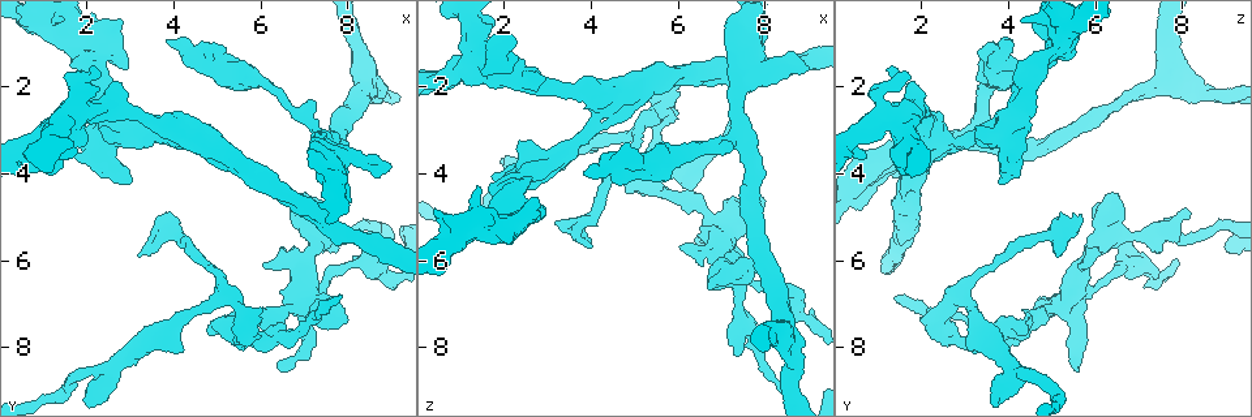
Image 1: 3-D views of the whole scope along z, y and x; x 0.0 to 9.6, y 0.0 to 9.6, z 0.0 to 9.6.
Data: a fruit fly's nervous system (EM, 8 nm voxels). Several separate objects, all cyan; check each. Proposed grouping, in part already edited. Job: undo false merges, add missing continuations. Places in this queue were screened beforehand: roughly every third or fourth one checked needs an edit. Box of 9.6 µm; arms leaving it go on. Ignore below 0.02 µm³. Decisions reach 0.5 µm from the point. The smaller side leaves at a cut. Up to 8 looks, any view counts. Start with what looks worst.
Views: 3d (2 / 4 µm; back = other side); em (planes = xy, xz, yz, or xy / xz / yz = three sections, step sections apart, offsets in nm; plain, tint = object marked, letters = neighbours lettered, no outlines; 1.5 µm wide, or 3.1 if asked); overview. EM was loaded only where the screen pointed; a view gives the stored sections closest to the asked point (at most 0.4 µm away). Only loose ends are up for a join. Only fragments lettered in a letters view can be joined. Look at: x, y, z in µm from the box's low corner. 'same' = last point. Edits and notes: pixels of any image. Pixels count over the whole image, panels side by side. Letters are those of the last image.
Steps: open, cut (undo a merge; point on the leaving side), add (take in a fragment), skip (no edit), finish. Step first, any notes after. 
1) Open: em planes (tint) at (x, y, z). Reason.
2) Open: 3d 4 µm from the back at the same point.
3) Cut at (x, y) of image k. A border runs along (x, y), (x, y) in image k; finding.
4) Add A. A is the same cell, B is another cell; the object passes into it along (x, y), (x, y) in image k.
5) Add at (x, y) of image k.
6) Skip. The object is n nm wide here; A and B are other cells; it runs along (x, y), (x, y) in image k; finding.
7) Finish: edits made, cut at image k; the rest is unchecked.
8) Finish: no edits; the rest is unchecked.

Open: em xz step 8 (letters) at (7.80, 6.85, 1.30). End of a long branch.

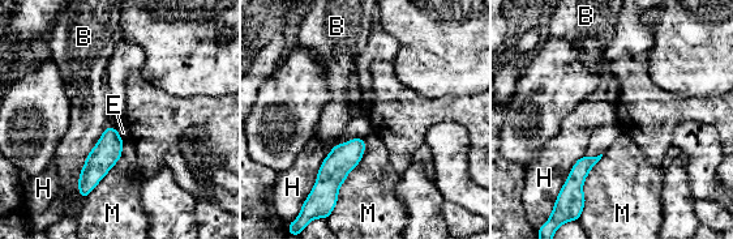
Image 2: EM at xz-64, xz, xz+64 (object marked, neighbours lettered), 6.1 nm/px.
Skip. B, E, H and M are other cells; no lettered fragment goes on from it.

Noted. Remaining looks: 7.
Open: em xz step 4 (letters) at (3.05, 4.25, 3.90). Thick end.

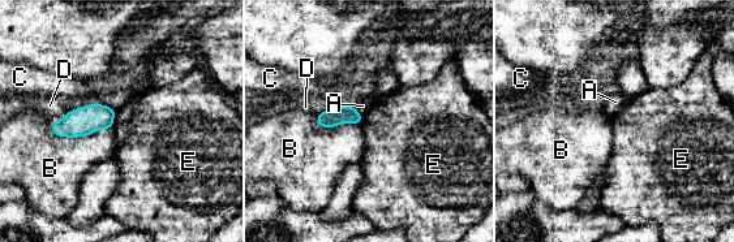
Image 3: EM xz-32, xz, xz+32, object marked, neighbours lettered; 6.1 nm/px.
Skip. A, B, C, D and E are other cells; a border runs along (116, 111), (111, 128) in image 3; no lettered fragment goes on from it.

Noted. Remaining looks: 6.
Open: 3d 4 µm at (3.85, 7.60, 3.35).

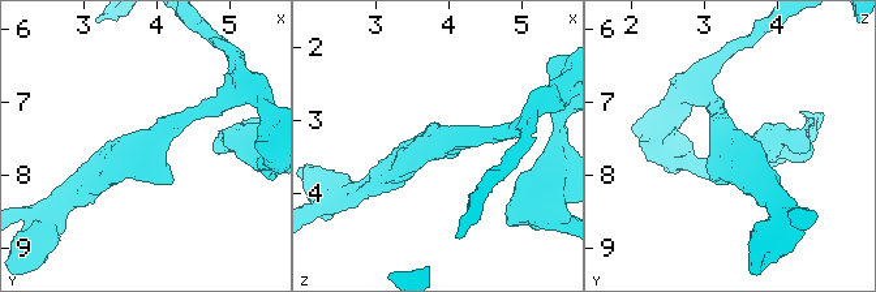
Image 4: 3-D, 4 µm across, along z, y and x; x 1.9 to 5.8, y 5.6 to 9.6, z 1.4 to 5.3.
Open: em planes (letters) at (3.85, 7.65, 3.25).

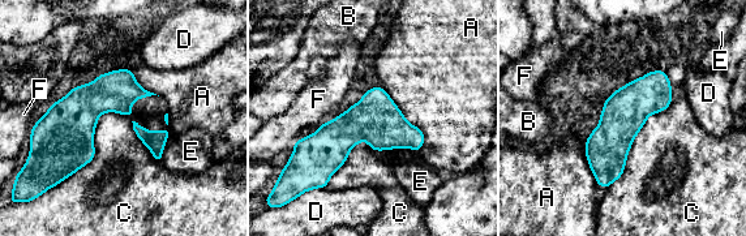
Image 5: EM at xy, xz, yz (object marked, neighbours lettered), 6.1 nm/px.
Skip. A, B, C, D, E and F are other cells; it runs along (661, 74), (622, 116), (603, 183) in image 5; all the same neuron.

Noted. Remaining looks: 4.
Finish: no edits; the rest is unchecked.

